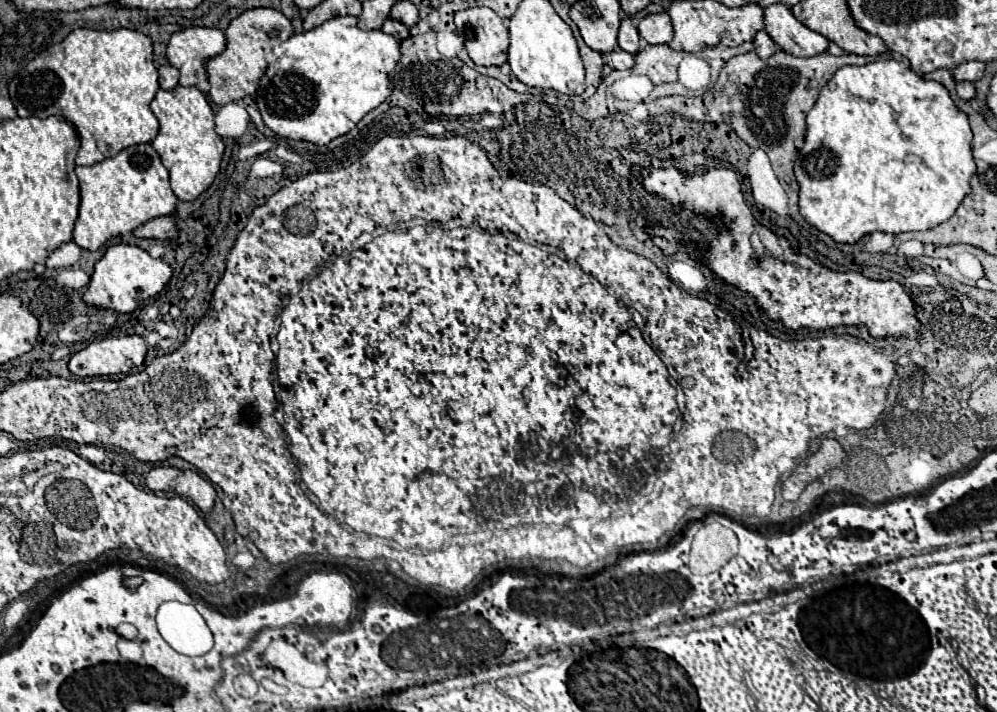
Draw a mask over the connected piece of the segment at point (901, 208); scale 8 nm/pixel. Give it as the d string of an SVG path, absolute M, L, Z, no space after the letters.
M877 59L867 65L845 65L841 67L831 81L821 89L815 107L807 113L807 135L805 145L799 151L797 163L795 163L795 177L799 181L799 209L801 215L819 231L831 235L839 243L857 243L863 235L873 231L885 231L885 233L903 233L903 231L927 231L937 227L939 223L947 221L955 215L957 207L965 199L965 195L971 193L971 177L975 175L977 167L973 161L973 133L969 127L969 115L963 113L951 99L949 91L939 81L927 81L919 77L907 63L907 59Z

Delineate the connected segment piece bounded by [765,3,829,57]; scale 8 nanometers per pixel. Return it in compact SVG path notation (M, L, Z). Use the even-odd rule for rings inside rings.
M783 3L769 5L765 9L765 31L783 51L795 57L819 55L829 45L829 41L823 35L799 23L793 11Z

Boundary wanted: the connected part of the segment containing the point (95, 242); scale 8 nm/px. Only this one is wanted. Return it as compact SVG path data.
M151 143L123 149L115 157L99 161L87 167L75 167L81 185L81 207L75 223L73 241L89 251L101 249L111 237L127 231L135 231L143 223L171 215L177 205L177 197L169 185L169 171L159 159L159 153Z

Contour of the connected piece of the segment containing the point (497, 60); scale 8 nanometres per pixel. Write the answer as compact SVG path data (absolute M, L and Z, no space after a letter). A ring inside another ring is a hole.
M471 7L465 11L455 13L455 25L459 37L465 41L465 49L475 65L503 65L507 61L507 47L509 47L509 21L499 17L489 7Z

